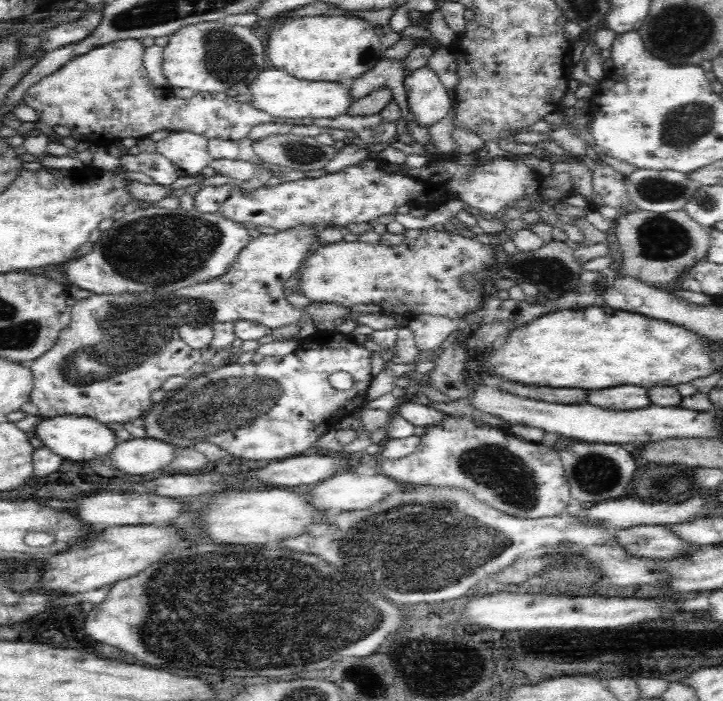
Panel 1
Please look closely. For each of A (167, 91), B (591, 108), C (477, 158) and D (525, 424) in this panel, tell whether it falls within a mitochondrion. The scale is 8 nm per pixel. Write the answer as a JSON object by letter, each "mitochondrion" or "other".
{"A":"other","B":"other","C":"other","D":"other"}

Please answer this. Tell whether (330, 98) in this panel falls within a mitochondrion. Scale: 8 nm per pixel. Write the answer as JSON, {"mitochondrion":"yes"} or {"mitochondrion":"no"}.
{"mitochondrion":"no"}

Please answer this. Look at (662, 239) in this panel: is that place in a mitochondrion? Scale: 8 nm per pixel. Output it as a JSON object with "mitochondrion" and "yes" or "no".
{"mitochondrion":"yes"}

